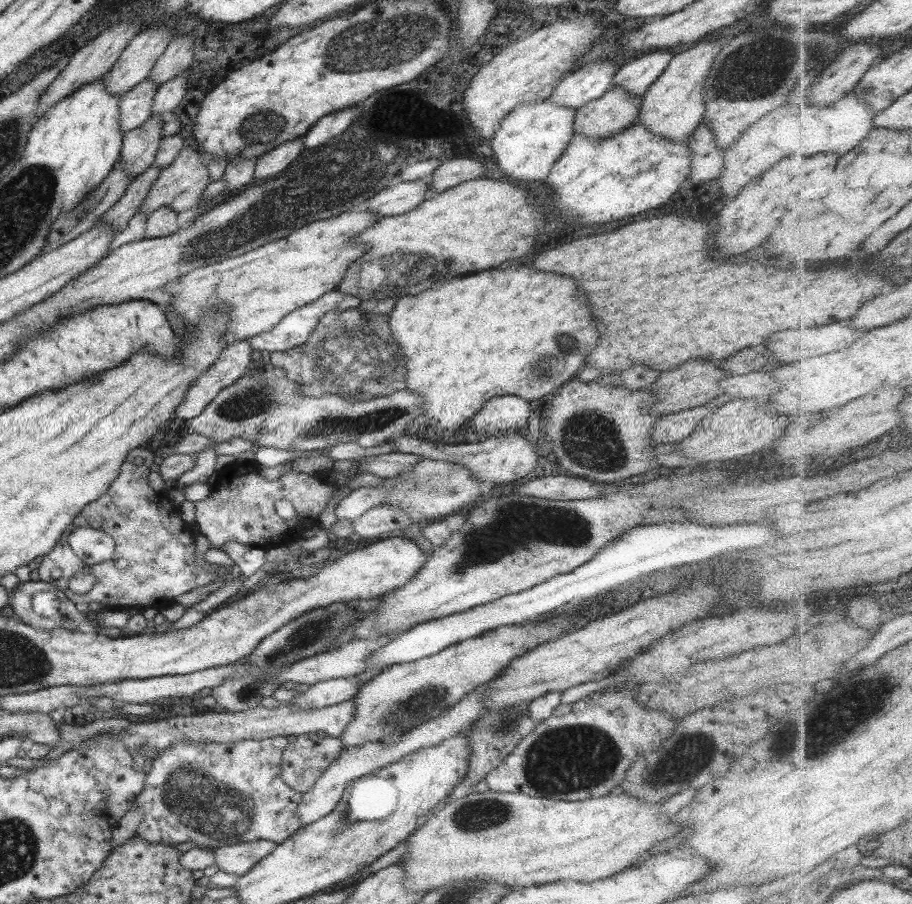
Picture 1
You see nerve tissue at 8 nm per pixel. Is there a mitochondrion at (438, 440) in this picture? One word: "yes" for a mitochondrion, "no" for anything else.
no

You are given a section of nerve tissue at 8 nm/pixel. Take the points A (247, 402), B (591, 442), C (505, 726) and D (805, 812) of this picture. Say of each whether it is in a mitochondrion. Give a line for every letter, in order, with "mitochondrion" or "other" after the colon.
A: mitochondrion
B: mitochondrion
C: mitochondrion
D: other

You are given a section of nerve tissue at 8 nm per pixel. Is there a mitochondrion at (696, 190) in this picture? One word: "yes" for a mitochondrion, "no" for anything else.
no

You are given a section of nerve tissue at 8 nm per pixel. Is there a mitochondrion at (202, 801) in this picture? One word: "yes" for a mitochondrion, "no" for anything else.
yes

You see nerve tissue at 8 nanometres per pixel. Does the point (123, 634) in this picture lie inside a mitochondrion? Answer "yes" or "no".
no

